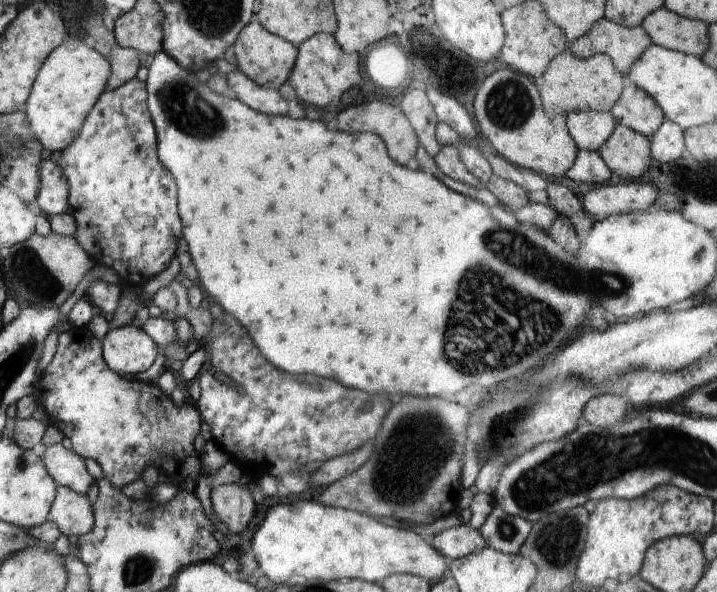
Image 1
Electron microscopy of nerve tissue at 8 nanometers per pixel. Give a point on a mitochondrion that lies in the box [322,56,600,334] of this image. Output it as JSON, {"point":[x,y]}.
{"point":[508,103]}

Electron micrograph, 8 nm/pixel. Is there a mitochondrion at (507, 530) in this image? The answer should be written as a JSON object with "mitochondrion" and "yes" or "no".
{"mitochondrion":"yes"}

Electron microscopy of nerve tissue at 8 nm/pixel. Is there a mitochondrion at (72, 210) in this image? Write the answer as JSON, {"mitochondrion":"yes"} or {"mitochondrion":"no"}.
{"mitochondrion":"no"}

